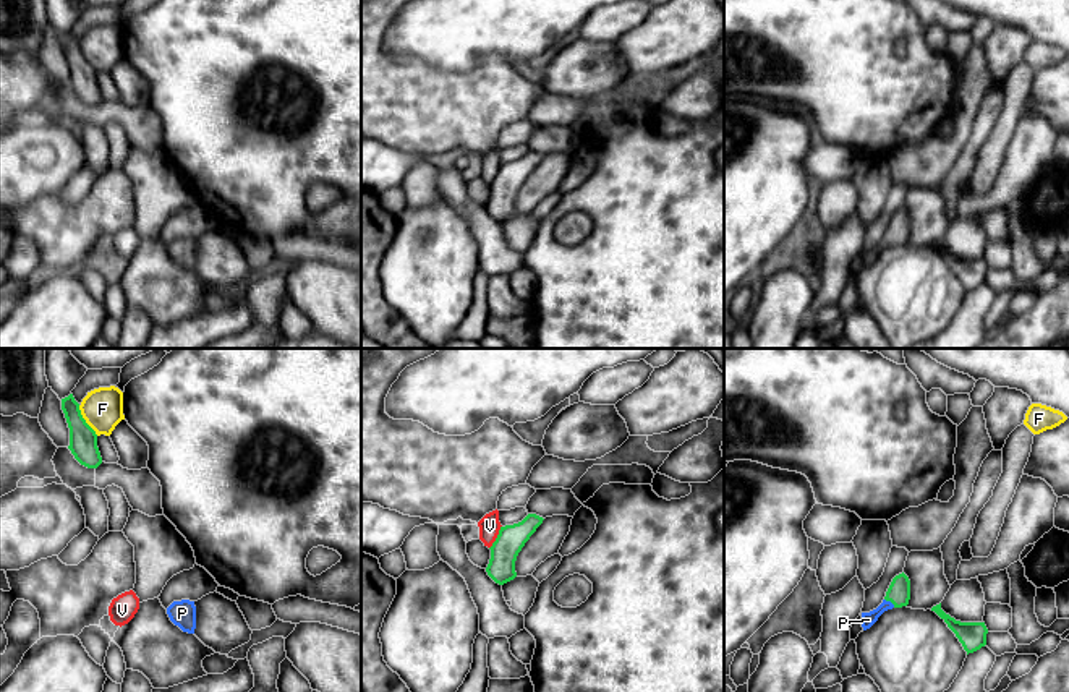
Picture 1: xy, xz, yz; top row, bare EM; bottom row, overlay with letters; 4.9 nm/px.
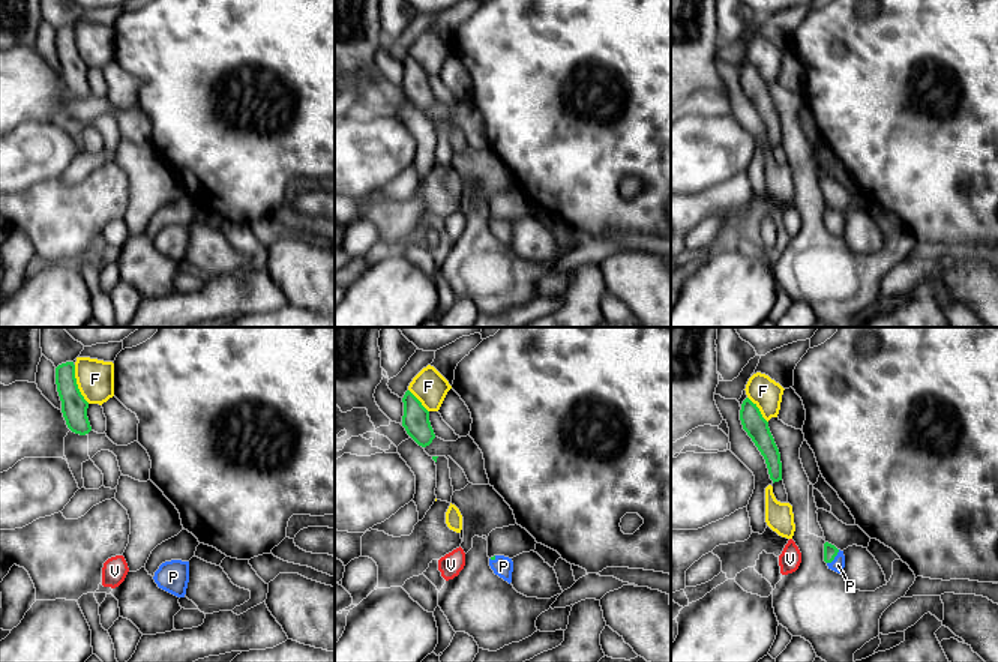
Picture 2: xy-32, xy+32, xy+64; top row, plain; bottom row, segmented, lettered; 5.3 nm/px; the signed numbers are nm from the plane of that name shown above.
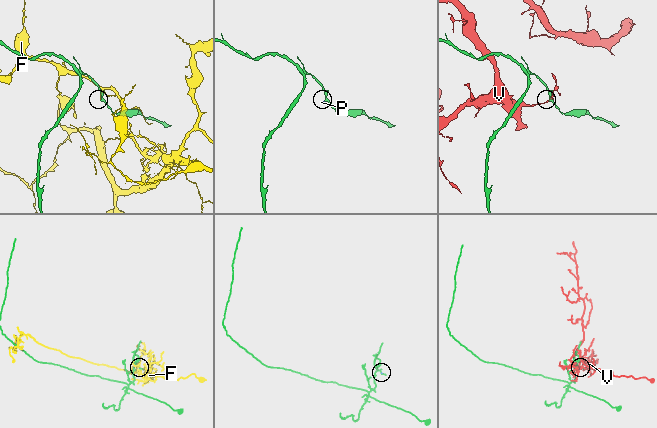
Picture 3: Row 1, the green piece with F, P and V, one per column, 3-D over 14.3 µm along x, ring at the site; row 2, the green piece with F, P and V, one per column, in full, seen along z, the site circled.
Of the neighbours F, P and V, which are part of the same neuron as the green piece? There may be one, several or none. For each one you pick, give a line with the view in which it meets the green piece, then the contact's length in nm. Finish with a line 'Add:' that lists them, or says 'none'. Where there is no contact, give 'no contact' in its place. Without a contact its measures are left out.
P: contact in yz; length 70 nm
Add: P

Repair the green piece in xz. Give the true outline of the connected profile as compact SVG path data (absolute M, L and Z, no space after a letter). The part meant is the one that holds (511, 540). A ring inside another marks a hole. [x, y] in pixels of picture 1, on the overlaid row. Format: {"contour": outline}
{"contour": "M528 514L518 523L500 527L496 541L489 548L491 559L486 567L488 575L496 583L504 585L517 577L517 556L543 520L536 514Z"}

